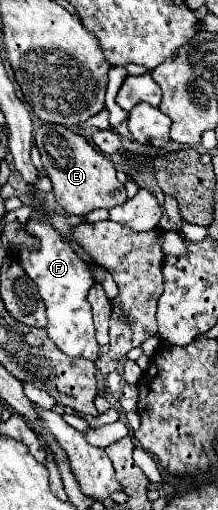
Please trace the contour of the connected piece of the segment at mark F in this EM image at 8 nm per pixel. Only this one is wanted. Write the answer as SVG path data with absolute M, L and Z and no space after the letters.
M28 220L26 228L28 228L28 232L32 232L40 238L40 248L32 250L32 252L20 250L16 254L16 260L24 266L26 274L40 288L40 296L44 298L44 304L46 304L48 336L68 356L74 356L74 358L82 356L82 358L96 360L100 354L100 344L96 342L96 328L92 324L92 308L86 300L86 294L88 294L90 286L94 284L94 278L92 278L86 262L80 260L78 254L62 242L60 234L48 222Z

